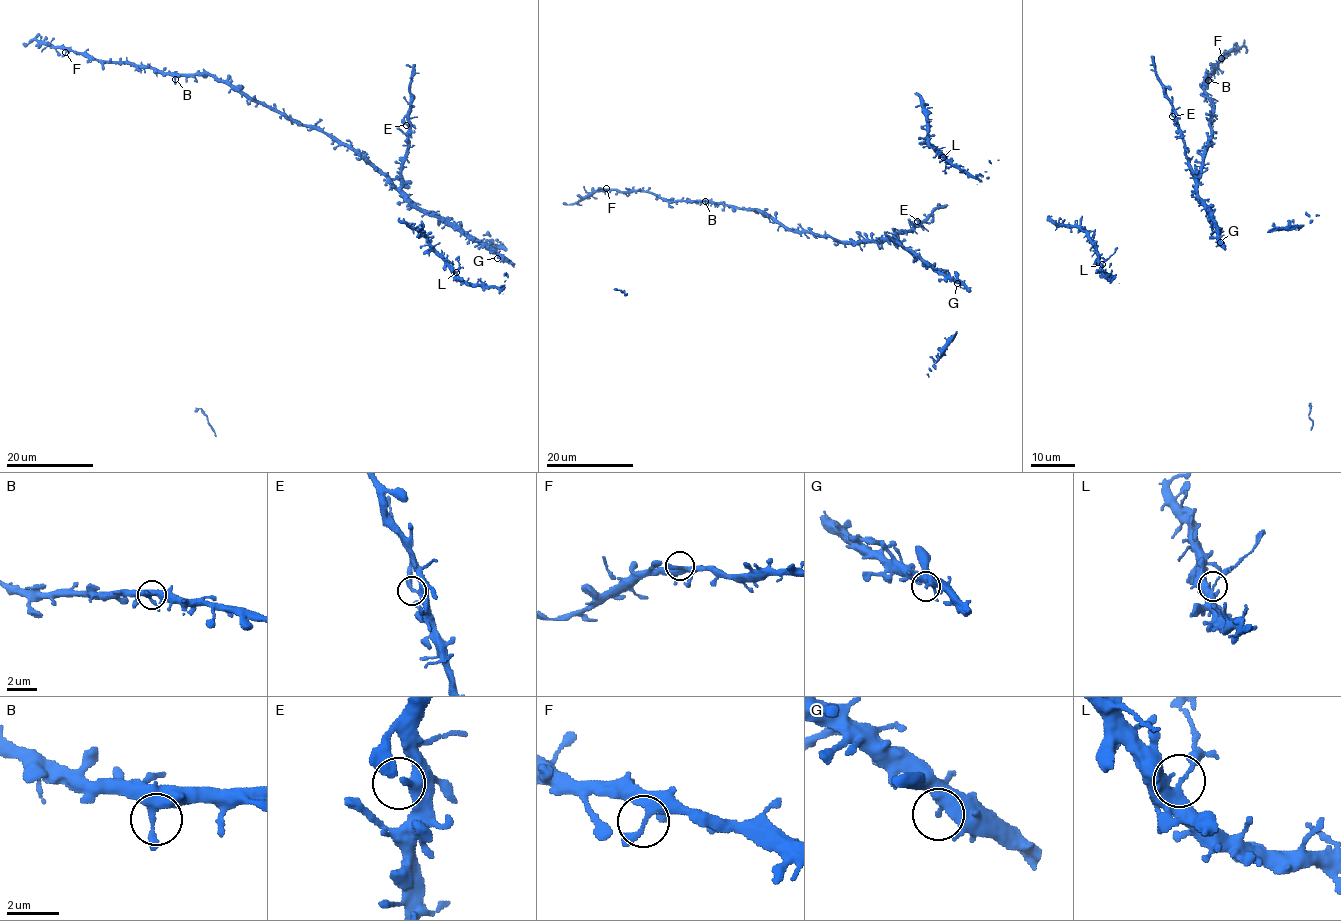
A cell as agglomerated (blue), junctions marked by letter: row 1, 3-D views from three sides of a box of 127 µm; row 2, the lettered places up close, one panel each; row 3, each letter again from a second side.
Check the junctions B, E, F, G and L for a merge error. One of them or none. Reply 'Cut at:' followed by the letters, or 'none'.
Cut at: L

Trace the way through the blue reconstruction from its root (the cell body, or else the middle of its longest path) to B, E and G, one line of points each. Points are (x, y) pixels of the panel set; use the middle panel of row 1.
B: (859, 241), (836, 242), (830, 237), (797, 232), (755, 210), (705, 201)
E: (859, 241), (884, 241), (916, 227), (917, 221)
G: (859, 241), (896, 240), (957, 283)

